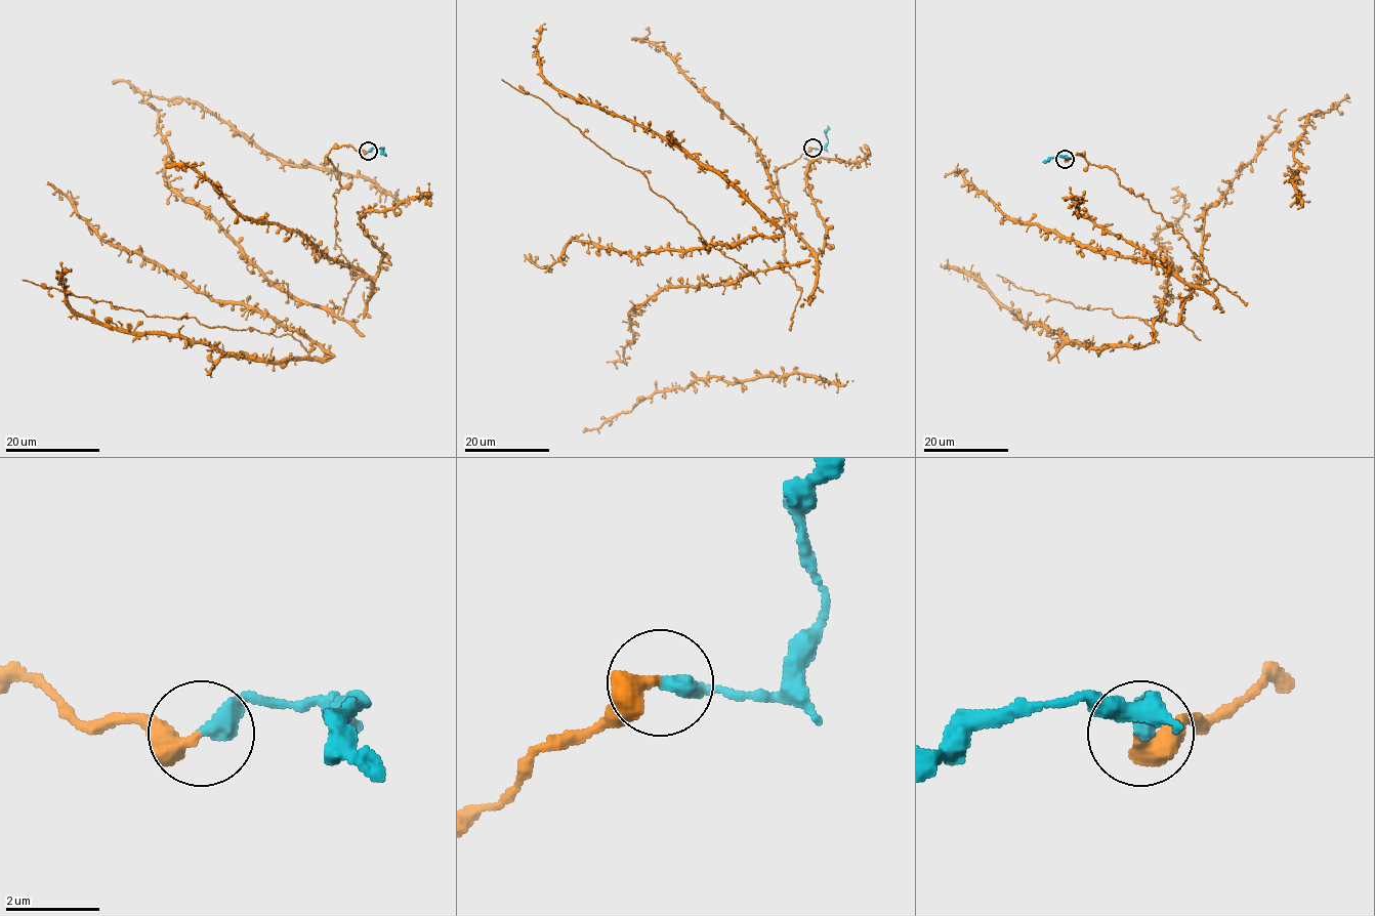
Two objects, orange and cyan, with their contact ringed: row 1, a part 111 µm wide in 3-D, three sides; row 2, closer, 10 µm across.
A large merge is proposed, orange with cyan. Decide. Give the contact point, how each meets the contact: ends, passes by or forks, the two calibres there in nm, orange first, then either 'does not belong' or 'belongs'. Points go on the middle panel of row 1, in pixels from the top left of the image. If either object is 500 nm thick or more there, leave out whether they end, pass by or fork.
place (813, 148); orange ends; cyan ends; calibres 400 and 400 nm; belongs

